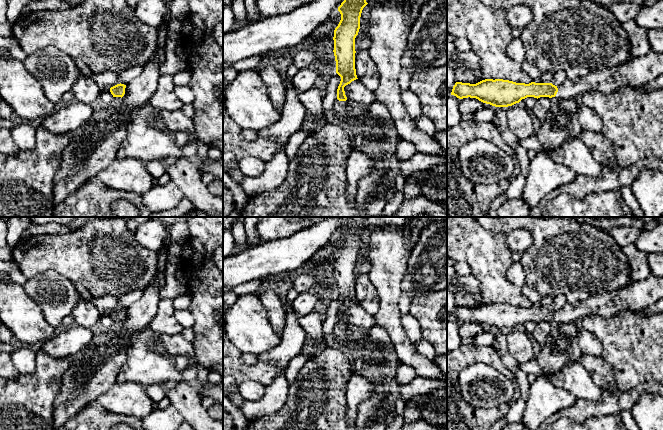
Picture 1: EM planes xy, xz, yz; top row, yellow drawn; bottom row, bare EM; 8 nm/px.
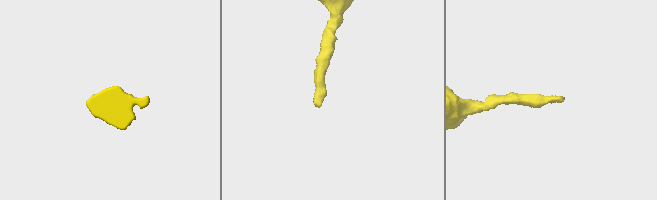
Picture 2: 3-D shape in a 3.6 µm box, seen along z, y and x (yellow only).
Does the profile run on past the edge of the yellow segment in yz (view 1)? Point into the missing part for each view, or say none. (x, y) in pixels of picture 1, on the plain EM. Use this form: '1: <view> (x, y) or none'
1: yz (637, 296)

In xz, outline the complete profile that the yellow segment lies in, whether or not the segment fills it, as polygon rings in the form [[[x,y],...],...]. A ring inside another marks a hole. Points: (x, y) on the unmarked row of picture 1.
[[[346,217],[344,225],[338,231],[341,244],[334,254],[334,280],[336,297],[341,301],[337,313],[337,324],[330,337],[333,347],[345,351],[345,342],[349,338],[350,324],[344,311],[358,303],[355,293],[355,262],[360,253],[360,241],[366,226],[367,217]]]

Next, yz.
[[[651,274],[647,279],[638,282],[632,282],[625,288],[617,291],[605,292],[597,295],[590,295],[585,300],[575,304],[567,303],[558,311],[552,307],[535,307],[529,308],[516,307],[503,303],[485,303],[476,308],[456,306],[453,310],[451,319],[459,323],[476,322],[479,325],[490,328],[495,331],[508,331],[519,327],[527,321],[555,321],[558,324],[579,322],[587,315],[598,315],[602,317],[612,317],[623,310],[641,311],[663,299],[663,278]]]

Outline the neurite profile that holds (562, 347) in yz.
[[[551,322],[551,332],[541,352],[535,358],[543,376],[549,378],[566,364],[578,362],[582,356],[578,339],[579,330],[580,324],[577,322],[564,324]]]

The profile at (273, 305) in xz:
[[[262,285],[261,288],[262,293],[259,299],[267,311],[269,322],[274,331],[282,335],[286,326],[286,311],[282,301],[271,286]]]

